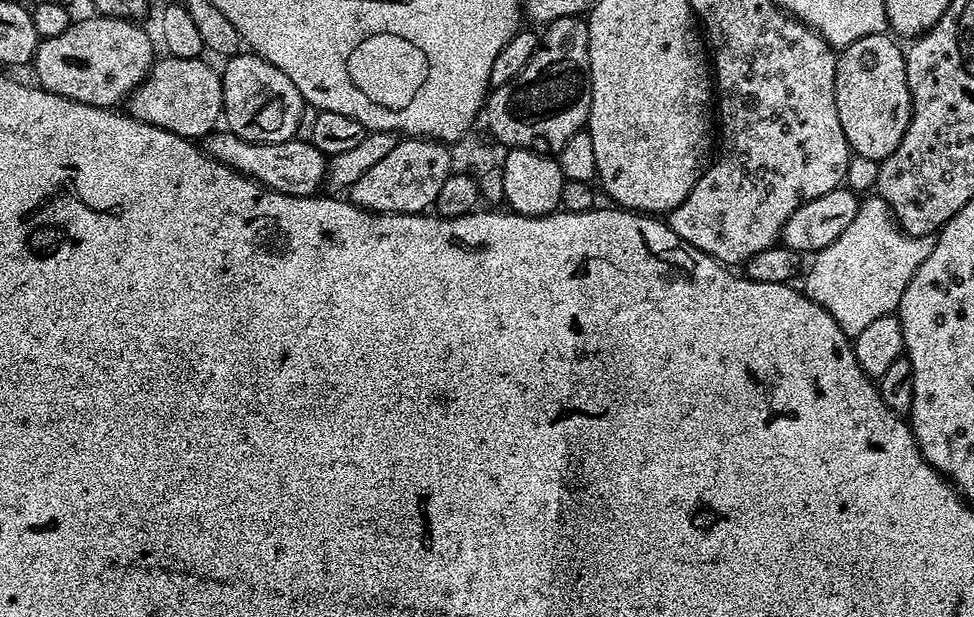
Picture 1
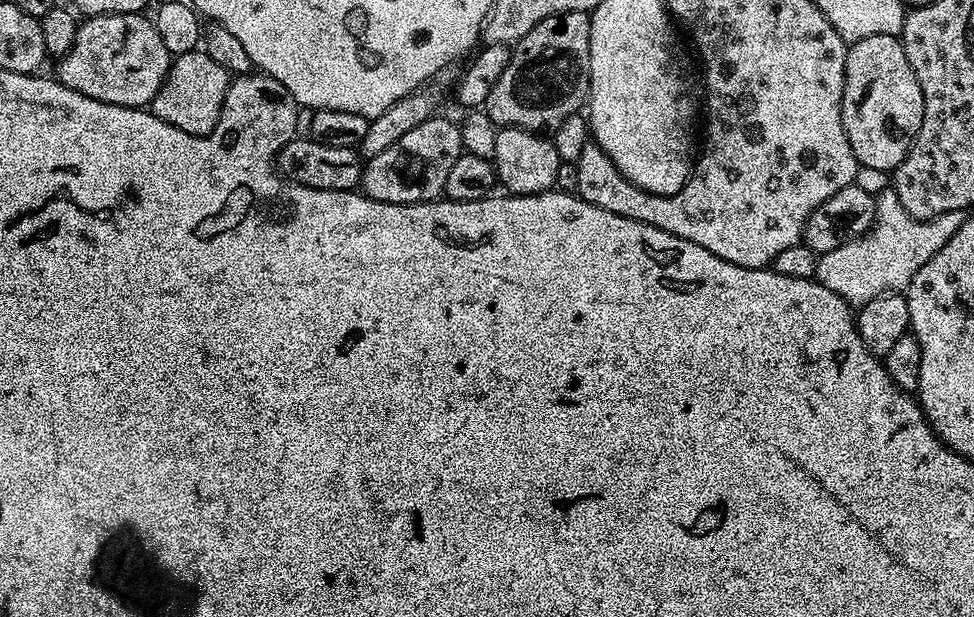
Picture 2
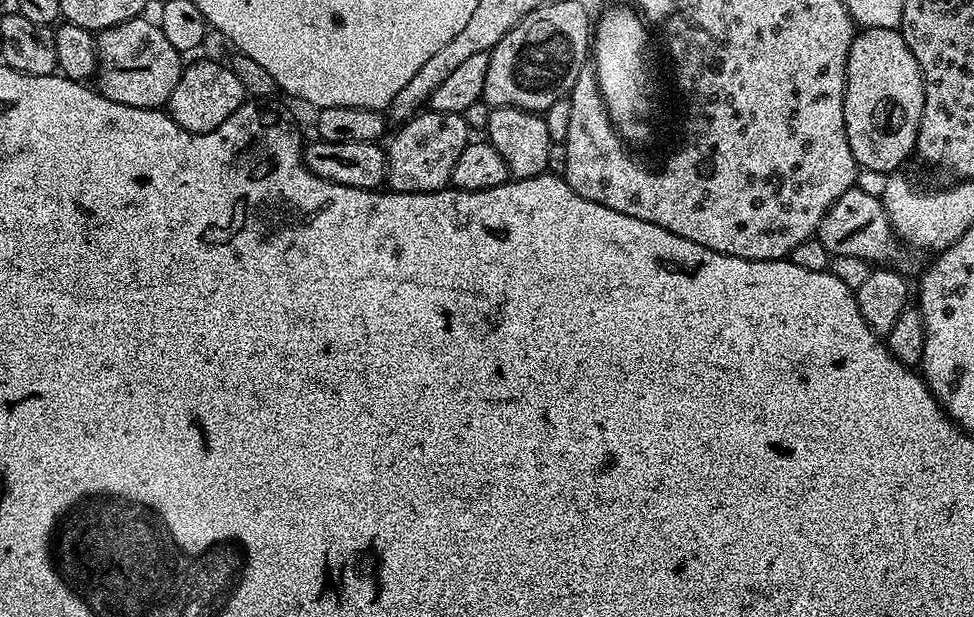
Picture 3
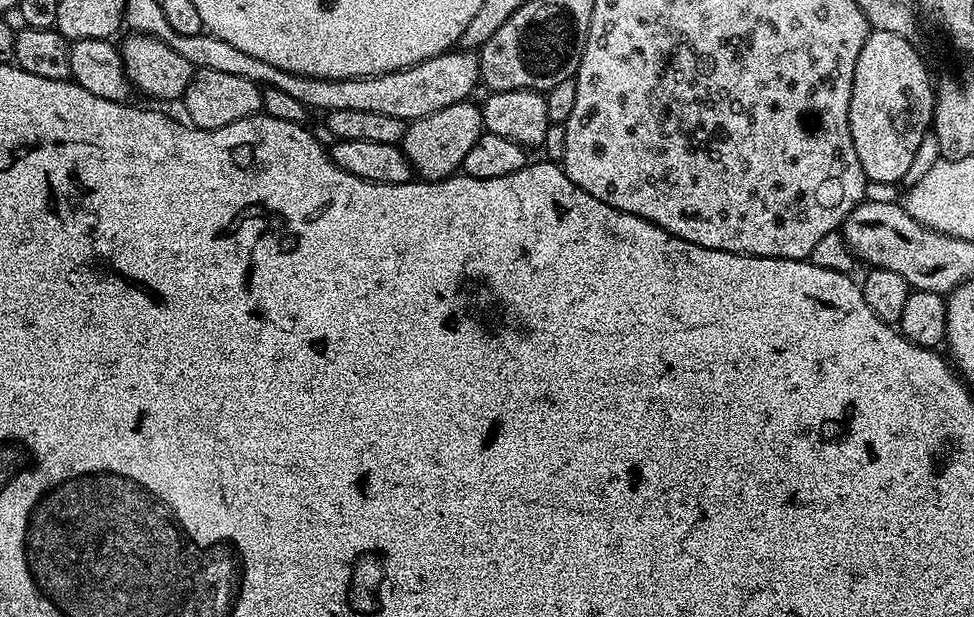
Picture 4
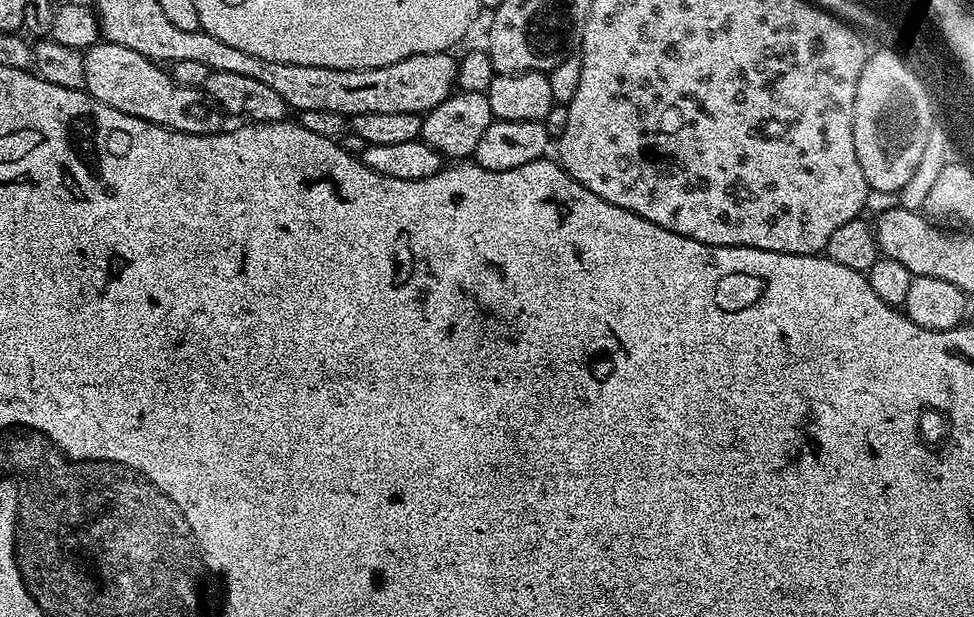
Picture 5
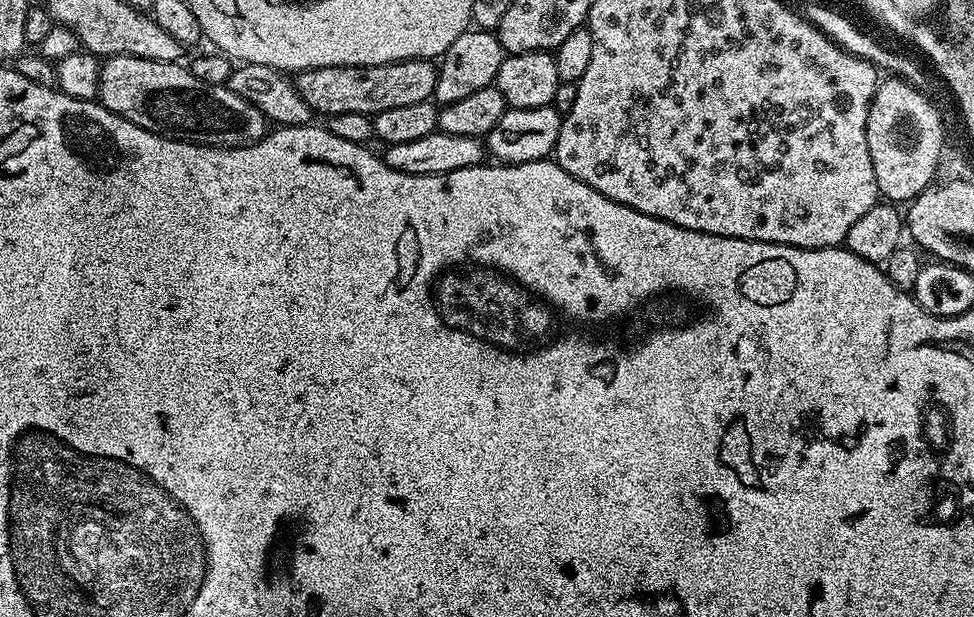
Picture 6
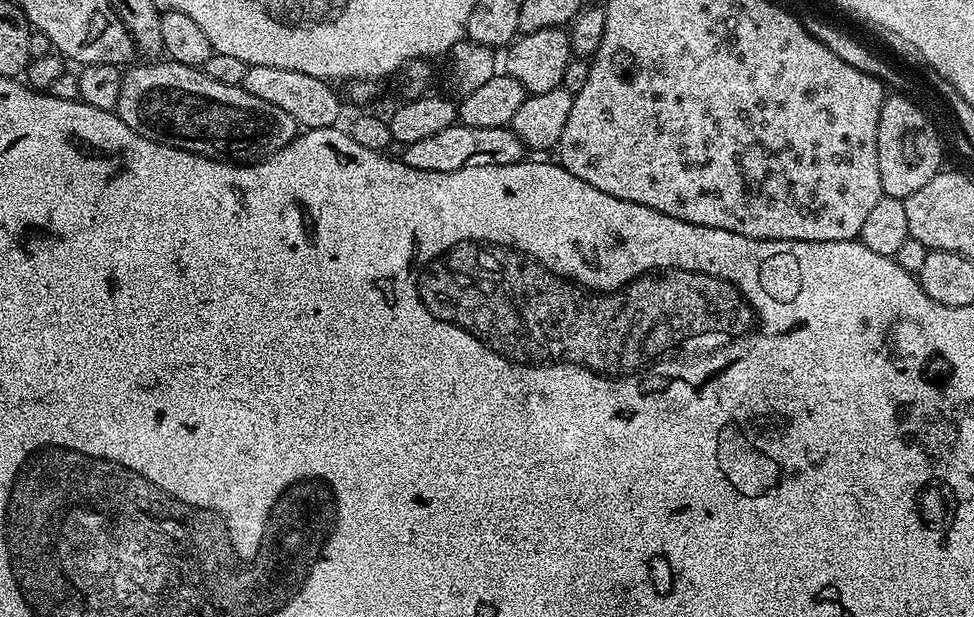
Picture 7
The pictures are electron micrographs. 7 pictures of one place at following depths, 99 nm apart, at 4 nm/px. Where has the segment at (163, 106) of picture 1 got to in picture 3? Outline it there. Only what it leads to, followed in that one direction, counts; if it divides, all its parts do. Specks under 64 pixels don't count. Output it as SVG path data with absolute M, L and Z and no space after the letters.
M196 60L185 67L178 78L178 86L174 86L174 94L170 94L166 111L182 130L190 130L194 134L206 134L226 118L230 118L245 103L246 93L242 82L233 74L227 63L215 64L212 60Z

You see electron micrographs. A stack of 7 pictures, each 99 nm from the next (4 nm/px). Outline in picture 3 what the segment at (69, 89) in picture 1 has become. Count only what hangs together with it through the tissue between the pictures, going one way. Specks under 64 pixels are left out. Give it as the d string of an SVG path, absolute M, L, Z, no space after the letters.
M137 18L118 22L118 26L110 26L96 36L96 75L95 87L100 95L110 98L110 102L118 102L122 106L135 108L163 109L167 105L170 94L174 94L174 86L178 86L178 78L182 71L182 54L170 46L166 34L162 34L159 23L148 21L148 18Z

